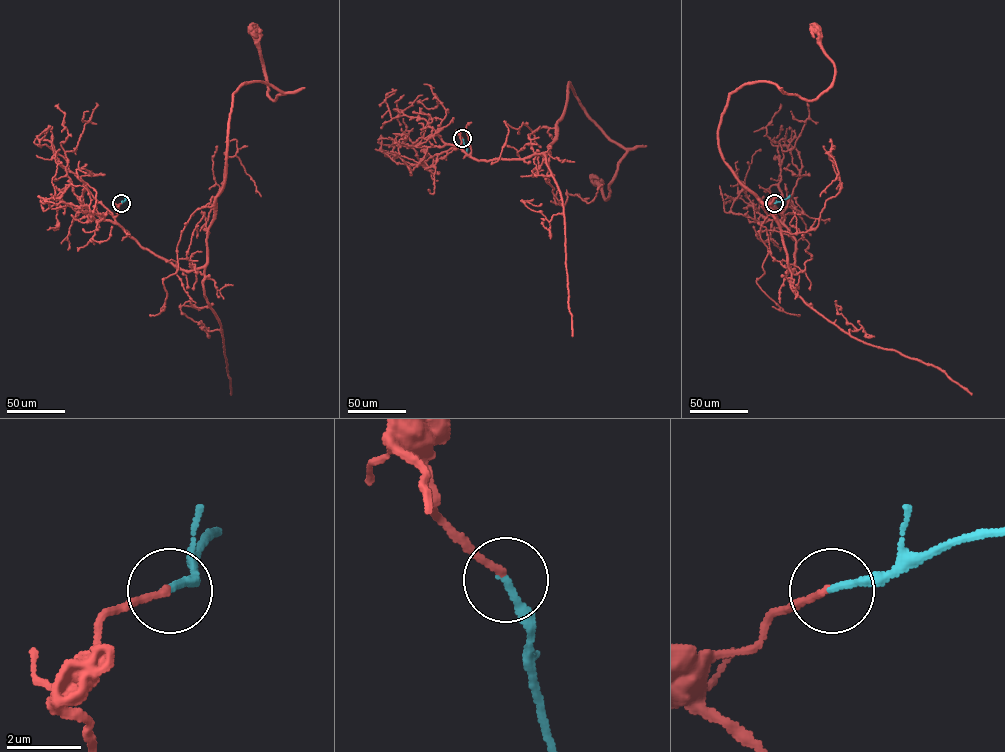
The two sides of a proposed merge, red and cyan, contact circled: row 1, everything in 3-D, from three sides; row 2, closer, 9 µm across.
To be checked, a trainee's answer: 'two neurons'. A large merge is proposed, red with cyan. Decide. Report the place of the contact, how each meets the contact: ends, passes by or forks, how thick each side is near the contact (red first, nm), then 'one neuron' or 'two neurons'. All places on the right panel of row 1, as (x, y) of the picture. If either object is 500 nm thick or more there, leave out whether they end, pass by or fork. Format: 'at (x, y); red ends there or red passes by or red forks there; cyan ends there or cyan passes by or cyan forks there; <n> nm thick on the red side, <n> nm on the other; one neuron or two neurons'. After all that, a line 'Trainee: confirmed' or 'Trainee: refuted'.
at (774, 203); red ends there; cyan ends there; 180 nm thick on the red side, 190 nm on the other; one neuron
Trainee: refuted

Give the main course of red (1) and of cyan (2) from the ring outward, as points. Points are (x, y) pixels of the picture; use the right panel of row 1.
1: (773, 203), (791, 270), (779, 223), (723, 160), (721, 114), (759, 82), (815, 100), (835, 66), (814, 37)
2: (774, 203), (790, 195)

